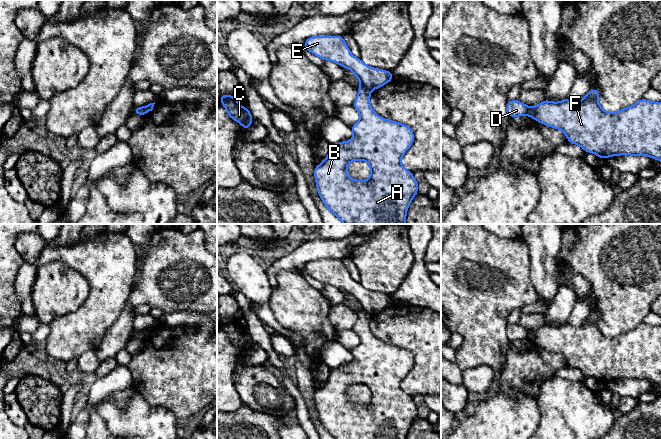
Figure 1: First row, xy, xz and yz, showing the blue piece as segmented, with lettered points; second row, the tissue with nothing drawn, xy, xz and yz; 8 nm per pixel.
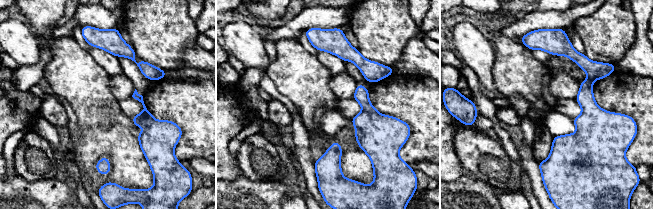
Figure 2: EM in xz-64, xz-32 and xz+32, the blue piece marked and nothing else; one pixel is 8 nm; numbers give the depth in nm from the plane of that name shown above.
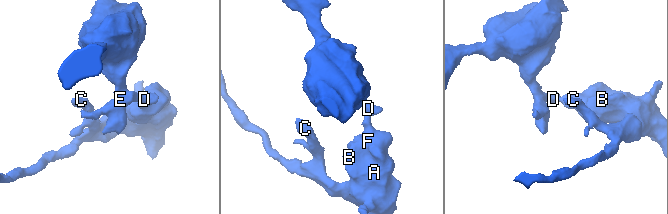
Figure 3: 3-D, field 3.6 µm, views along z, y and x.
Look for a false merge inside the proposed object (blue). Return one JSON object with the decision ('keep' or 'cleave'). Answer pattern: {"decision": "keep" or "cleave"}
{"decision": "cleave"}

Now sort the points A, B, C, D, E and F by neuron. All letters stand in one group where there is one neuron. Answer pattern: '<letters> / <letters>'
A B C F / D E

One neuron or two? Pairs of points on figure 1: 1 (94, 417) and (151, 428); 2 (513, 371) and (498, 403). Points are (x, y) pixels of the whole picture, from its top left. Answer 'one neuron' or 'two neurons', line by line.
1: two neurons
2: two neurons

